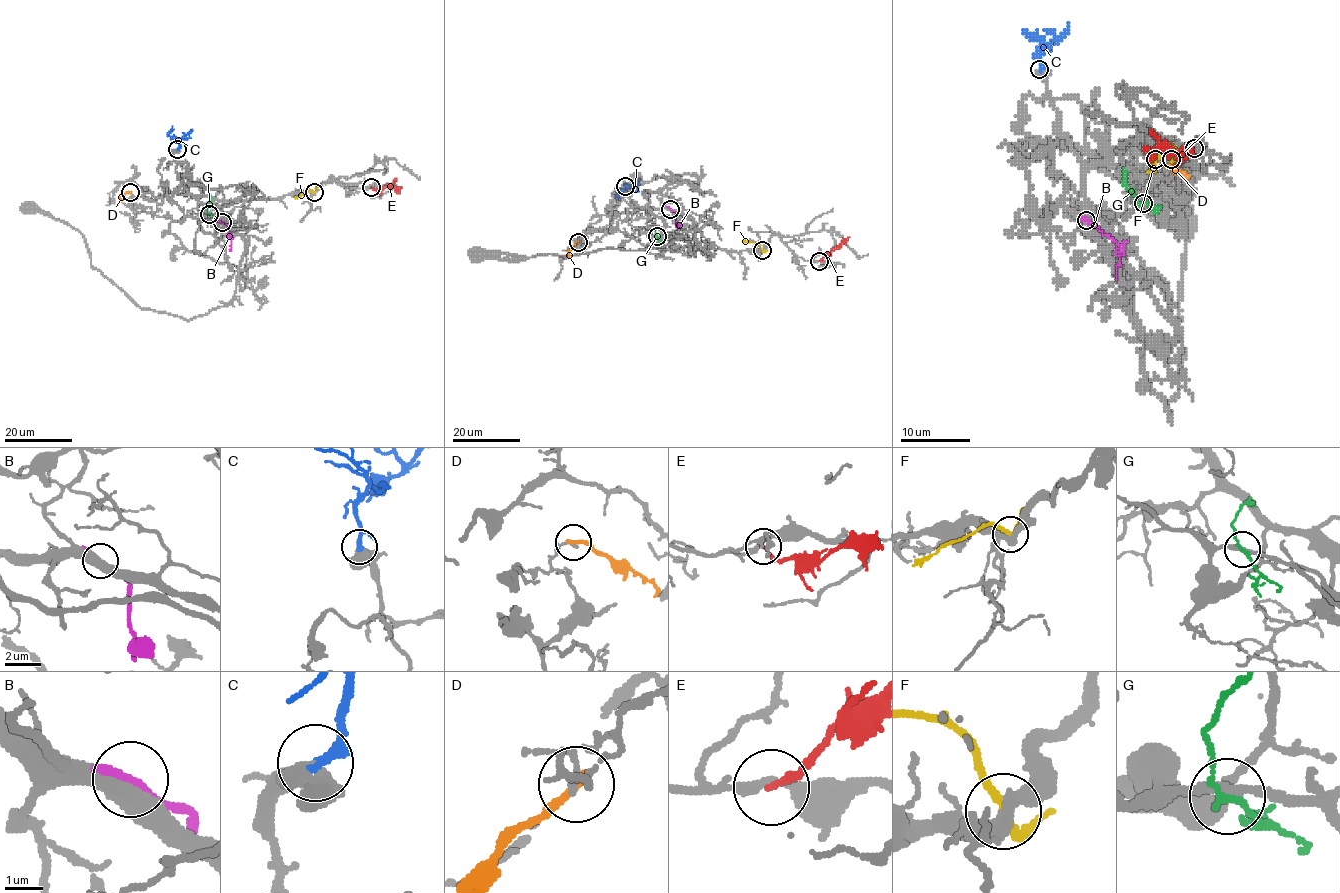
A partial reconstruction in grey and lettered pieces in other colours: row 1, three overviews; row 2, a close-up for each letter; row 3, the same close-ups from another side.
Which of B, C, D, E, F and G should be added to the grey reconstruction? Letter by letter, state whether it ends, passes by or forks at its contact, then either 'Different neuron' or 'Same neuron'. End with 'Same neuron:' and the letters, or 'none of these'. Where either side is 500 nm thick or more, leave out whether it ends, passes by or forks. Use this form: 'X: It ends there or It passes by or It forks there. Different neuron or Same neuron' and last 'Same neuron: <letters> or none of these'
B: It passes by. Different neuron
C: It passes by. Same neuron
D: It ends there. Different neuron
E: It ends there. Different neuron
F: It passes by. Different neuron
G: It passes by. Different neuron
Same neuron: C

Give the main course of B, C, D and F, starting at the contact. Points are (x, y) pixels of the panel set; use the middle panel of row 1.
B: (670, 209), (675, 213), (678, 224)
C: (625, 186), (628, 186), (617, 193), (619, 200)
D: (578, 242), (570, 251), (570, 258)
F: (762, 250), (758, 243), (743, 240)

